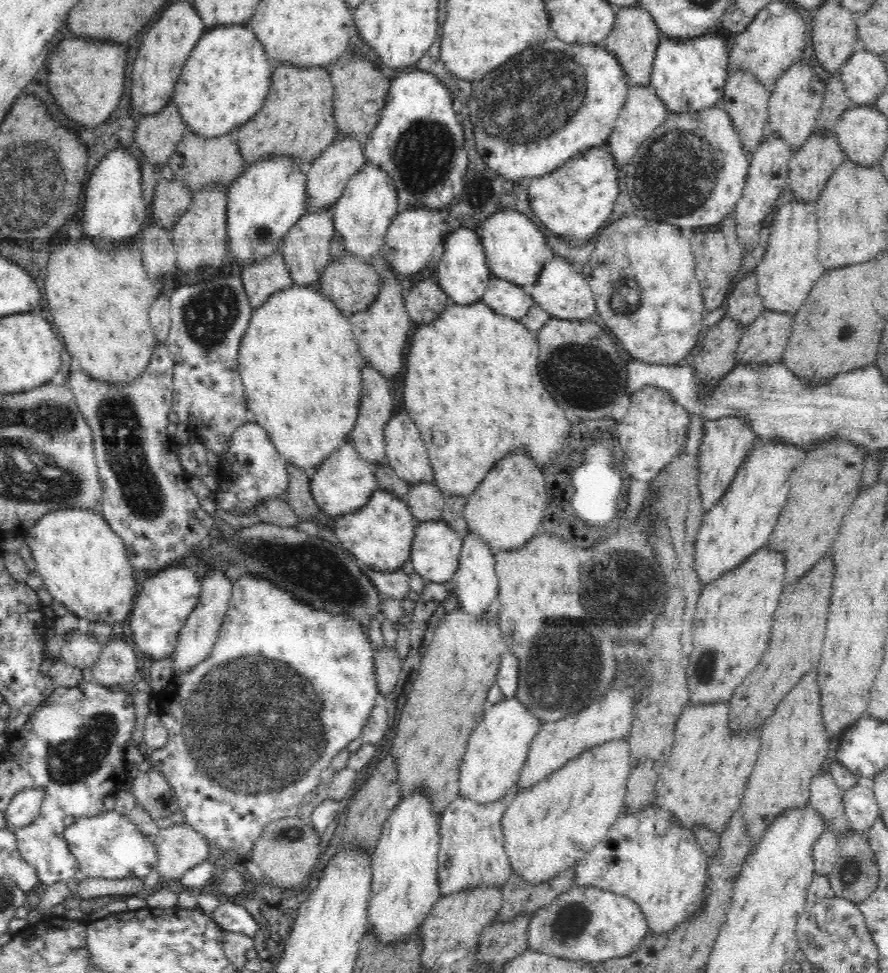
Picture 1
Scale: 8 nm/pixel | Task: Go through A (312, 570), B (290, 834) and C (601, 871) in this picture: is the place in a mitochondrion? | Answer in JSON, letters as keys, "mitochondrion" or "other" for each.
{"A":"mitochondrion","B":"mitochondrion","C":"other"}

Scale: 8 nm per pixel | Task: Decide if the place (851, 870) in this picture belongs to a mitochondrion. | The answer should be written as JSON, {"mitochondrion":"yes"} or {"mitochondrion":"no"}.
{"mitochondrion":"yes"}

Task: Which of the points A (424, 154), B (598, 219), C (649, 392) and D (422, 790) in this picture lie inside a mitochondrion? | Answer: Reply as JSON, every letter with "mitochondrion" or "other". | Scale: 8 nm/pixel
{"A":"mitochondrion","B":"other","C":"other","D":"other"}

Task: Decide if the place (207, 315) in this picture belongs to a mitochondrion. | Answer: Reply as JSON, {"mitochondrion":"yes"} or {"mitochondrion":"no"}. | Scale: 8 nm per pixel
{"mitochondrion":"yes"}

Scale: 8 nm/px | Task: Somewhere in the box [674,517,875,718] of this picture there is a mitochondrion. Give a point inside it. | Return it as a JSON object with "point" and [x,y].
{"point":[704,669]}

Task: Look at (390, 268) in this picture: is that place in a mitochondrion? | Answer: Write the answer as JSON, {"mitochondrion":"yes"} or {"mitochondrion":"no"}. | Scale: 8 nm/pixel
{"mitochondrion":"no"}

